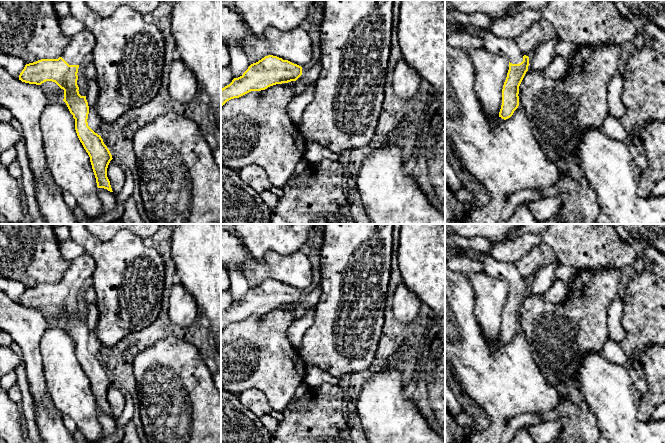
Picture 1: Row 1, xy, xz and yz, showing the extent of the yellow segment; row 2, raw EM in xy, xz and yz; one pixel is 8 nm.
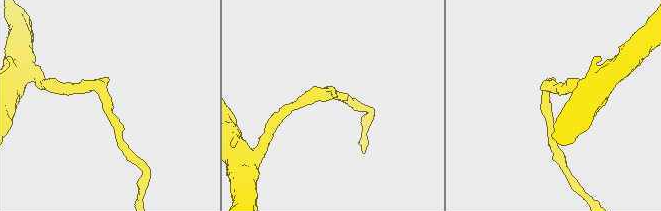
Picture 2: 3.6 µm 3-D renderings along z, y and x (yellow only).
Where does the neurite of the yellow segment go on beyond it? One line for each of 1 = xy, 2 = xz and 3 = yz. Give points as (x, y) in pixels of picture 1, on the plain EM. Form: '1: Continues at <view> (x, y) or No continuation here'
1: Continues at xy (81, 268)
2: No continuation here
3: Continues at yz (507, 271)

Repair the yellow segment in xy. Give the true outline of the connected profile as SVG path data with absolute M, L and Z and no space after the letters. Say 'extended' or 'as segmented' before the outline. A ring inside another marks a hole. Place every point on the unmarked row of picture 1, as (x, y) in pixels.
extended | M84 253L70 262L68 270L58 283L41 283L26 288L19 304L29 308L41 309L46 305L55 306L64 314L64 323L75 343L75 354L84 373L90 381L98 412L112 415L107 401L107 392L112 379L100 359L88 350L89 330L86 320L79 318L78 292L83 283L94 273L96 263Z

